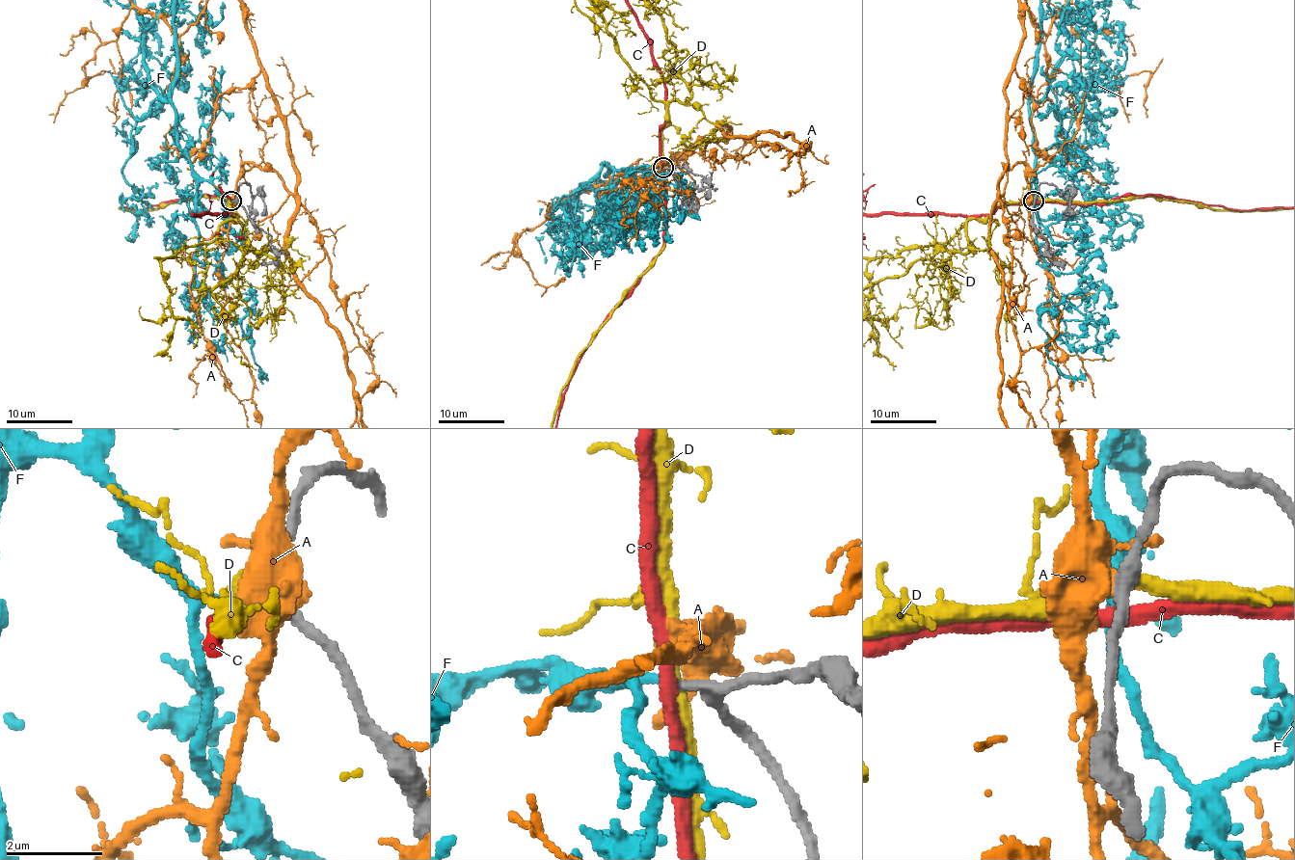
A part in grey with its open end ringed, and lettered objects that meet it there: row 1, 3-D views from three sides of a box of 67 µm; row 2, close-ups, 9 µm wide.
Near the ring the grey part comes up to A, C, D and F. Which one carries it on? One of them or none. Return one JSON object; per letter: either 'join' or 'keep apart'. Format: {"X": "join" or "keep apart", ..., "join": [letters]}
{"A": "keep apart", "C": "keep apart", "D": "keep apart", "F": "join", "join": ["F"]}

